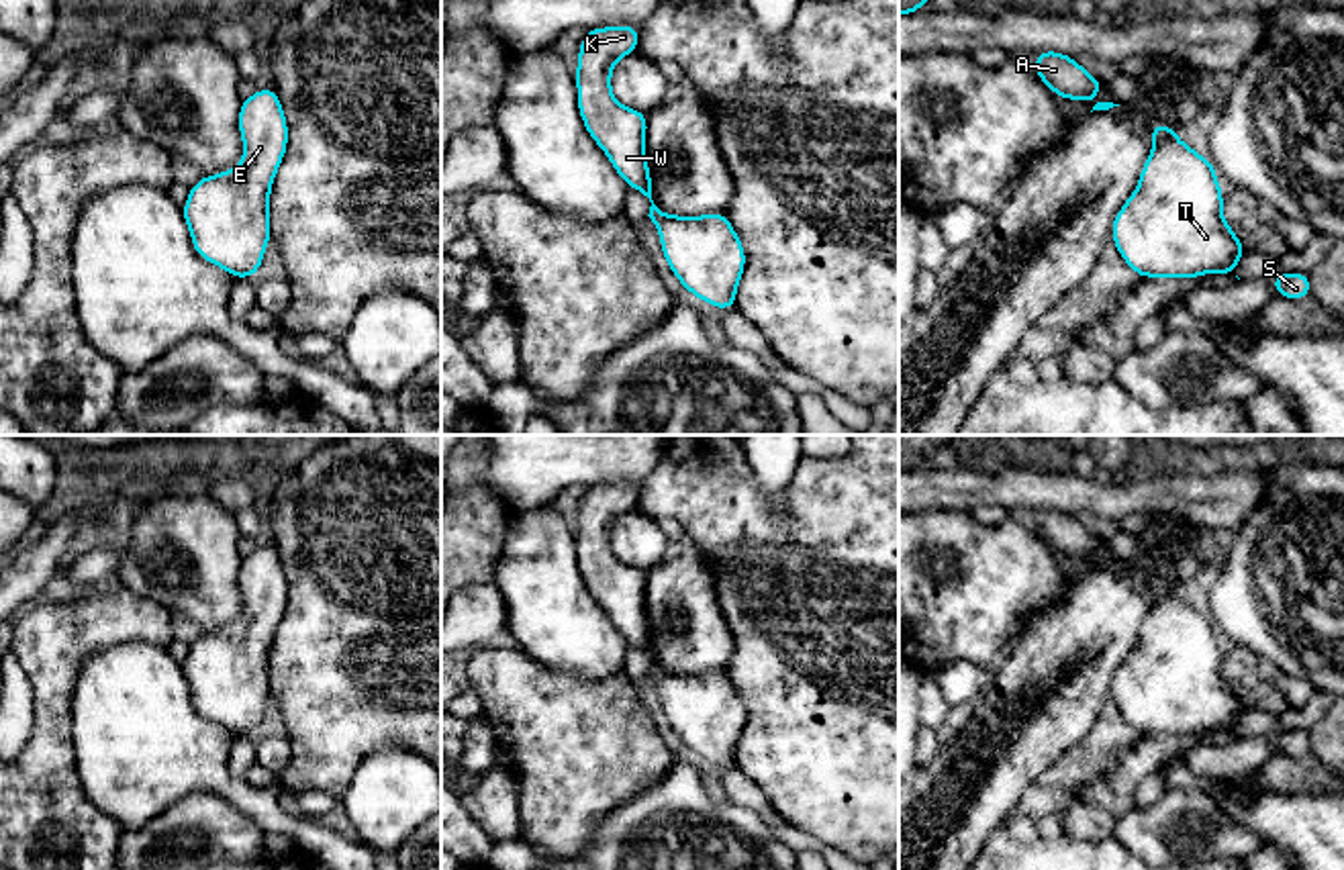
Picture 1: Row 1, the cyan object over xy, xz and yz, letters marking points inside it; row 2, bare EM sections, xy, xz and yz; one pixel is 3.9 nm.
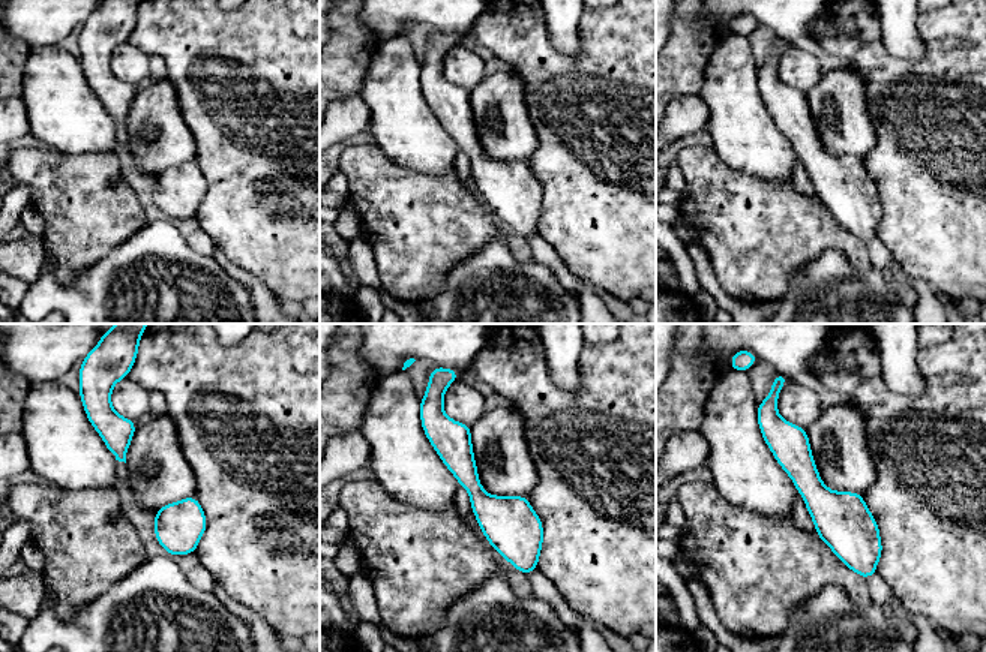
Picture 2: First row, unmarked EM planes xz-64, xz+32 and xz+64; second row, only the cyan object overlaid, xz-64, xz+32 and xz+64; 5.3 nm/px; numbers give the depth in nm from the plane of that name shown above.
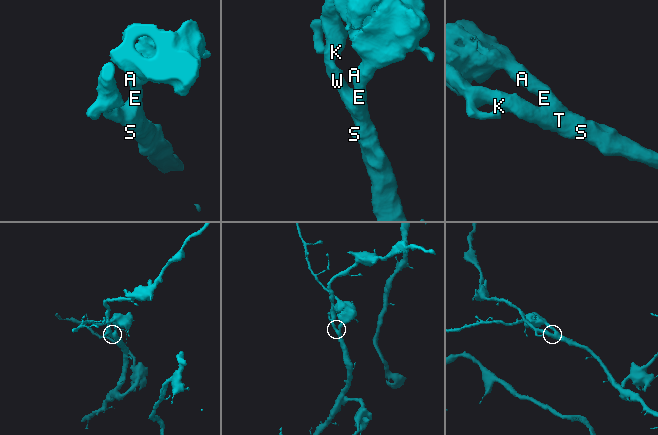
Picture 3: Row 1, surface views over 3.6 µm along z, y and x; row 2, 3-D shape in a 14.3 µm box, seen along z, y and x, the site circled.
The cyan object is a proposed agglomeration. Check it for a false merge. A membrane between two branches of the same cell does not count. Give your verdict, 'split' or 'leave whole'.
leave whole

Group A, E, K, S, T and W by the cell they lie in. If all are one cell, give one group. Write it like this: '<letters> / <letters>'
A E K S T W

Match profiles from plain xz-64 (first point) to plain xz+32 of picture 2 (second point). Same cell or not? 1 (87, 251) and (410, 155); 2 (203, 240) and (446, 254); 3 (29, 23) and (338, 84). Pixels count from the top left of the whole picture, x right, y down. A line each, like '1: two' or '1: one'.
1: two
2: two
3: two

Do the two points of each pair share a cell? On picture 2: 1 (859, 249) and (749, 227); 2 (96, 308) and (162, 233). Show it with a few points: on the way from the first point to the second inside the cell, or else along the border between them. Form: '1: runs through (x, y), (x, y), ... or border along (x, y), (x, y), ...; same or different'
1: runs through (832, 236), (814, 230), (776, 230); same
2: runs through (105, 285), (113, 264), (125, 263), (140, 254); same

